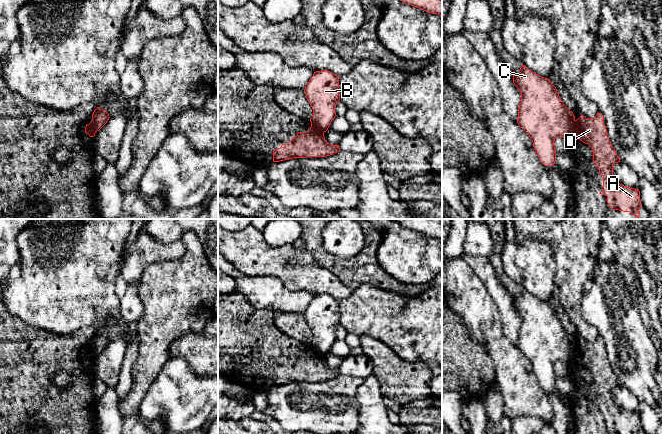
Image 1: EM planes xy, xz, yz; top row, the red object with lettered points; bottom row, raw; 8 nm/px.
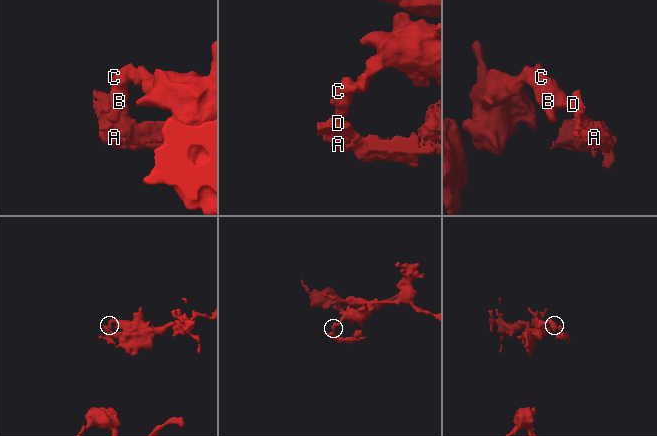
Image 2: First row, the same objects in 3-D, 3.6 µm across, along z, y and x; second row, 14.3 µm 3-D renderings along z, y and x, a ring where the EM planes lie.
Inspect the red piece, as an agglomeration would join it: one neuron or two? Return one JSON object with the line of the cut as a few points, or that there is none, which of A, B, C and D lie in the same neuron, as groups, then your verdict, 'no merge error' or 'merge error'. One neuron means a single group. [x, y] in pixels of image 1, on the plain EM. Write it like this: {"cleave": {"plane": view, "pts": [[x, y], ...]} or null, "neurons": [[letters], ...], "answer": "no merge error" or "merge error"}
{"cleave": {"plane": "yz", "pts": [[576, 344], [569, 360]]}, "neurons": [["A", "D"], ["B", "C"]], "answer": "merge error"}

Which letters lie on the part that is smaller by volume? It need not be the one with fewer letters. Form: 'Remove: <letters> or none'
Remove: A, D

